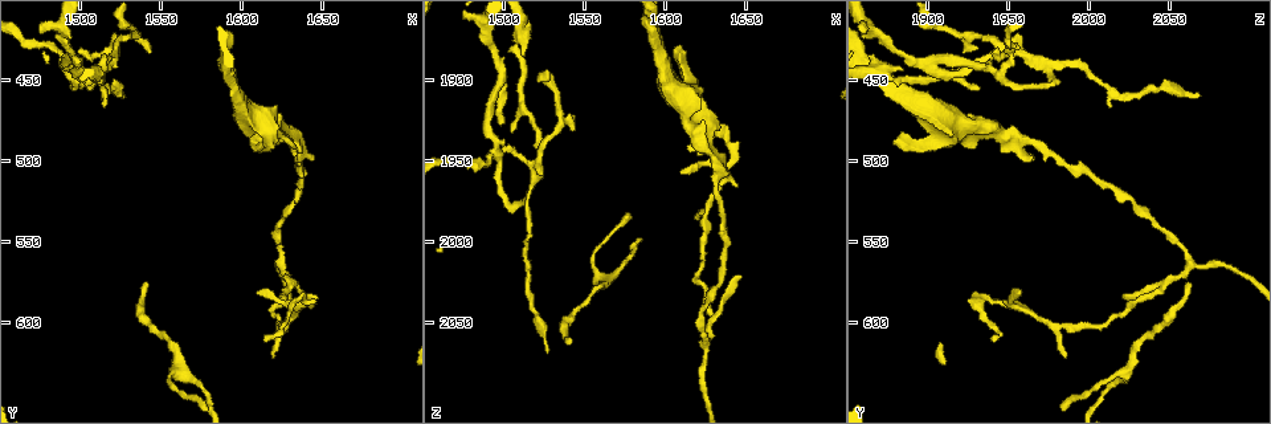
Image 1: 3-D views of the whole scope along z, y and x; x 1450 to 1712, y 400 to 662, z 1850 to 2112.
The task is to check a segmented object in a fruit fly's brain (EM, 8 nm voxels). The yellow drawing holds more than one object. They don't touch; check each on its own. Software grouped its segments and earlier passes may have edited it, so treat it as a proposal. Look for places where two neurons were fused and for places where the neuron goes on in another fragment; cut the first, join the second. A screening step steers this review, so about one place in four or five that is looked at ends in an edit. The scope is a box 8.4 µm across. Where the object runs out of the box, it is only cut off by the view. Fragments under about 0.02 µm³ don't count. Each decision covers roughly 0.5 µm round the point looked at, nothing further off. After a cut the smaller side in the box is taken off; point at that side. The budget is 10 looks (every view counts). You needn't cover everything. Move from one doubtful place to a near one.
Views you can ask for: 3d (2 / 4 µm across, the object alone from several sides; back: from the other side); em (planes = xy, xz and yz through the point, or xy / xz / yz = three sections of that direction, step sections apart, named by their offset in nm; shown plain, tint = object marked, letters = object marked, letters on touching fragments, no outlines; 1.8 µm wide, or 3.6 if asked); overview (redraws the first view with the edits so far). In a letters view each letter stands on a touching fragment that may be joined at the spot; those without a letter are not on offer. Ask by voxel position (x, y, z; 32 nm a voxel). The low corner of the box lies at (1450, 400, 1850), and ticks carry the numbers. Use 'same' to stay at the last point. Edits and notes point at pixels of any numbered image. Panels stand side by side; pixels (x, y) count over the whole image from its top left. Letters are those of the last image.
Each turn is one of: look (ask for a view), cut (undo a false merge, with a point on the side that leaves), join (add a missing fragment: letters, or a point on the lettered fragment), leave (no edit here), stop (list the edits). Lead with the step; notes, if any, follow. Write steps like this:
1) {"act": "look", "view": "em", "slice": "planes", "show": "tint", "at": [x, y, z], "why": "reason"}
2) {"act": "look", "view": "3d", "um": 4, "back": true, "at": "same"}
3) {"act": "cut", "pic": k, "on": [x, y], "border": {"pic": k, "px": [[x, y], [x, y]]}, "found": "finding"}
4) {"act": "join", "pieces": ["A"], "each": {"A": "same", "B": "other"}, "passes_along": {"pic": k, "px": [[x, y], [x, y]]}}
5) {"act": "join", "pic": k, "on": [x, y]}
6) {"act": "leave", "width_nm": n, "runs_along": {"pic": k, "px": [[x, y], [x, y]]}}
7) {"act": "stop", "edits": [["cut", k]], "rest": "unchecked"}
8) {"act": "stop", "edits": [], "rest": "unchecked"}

{"act": "look", "view": "3d", "um": 4, "back": true, "at": [1554, 606, 2036], "why": "a narrow waist"}

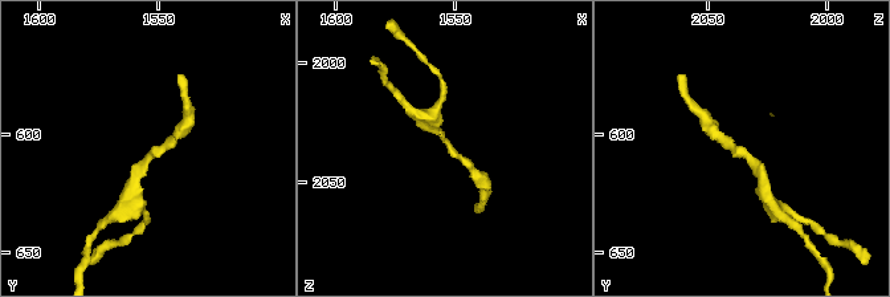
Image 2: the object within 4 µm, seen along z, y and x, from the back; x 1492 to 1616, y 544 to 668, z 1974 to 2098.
{"act": "look", "view": "em", "um": 3.6, "slice": "planes", "show": "tint", "at": [1553, 608, 2036]}

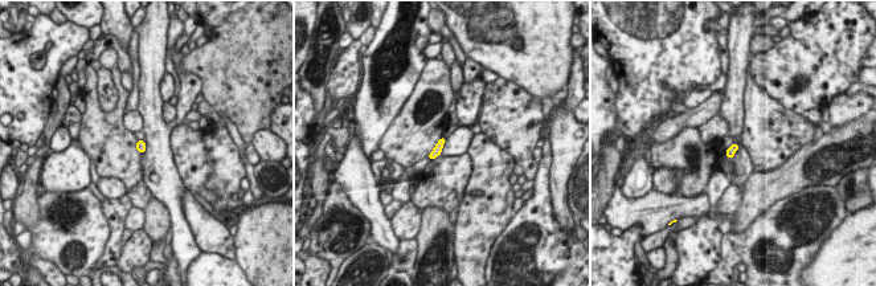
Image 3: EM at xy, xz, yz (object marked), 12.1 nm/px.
{"act": "look", "view": "em", "um": 3.6, "slice": "planes", "show": "letters", "at": "same"}

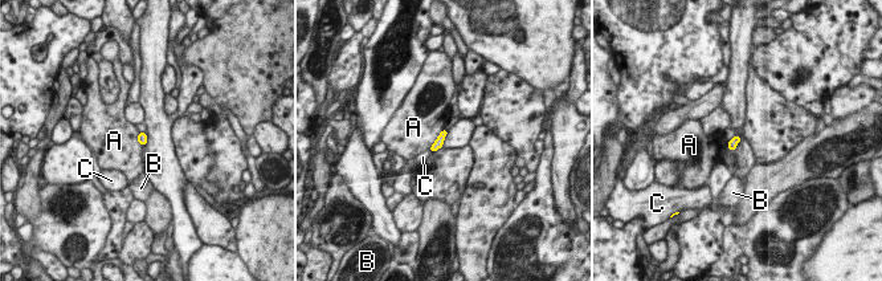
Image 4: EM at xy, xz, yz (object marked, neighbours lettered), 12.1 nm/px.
{"act": "leave", "each": {"A": "other", "B": "other", "C": "other"}, "border": {"pic": 4, "px": [[441, 130], [429, 147]]}, "found": "all the same neuron"}

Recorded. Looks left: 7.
{"act": "look", "view": "3d", "um": 2, "at": [1610, 490, 1878], "why": "branch stops here"}

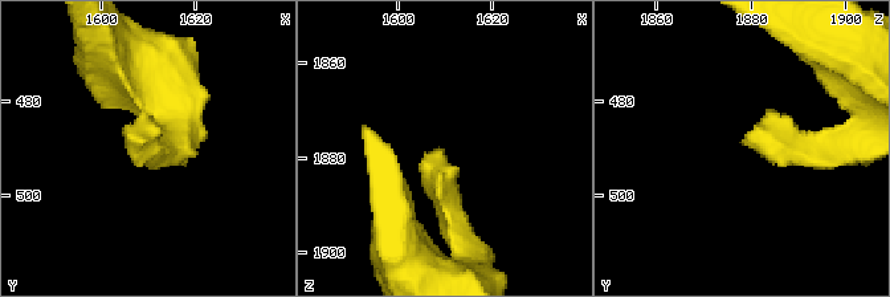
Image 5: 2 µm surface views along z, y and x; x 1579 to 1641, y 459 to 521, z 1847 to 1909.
{"act": "look", "view": "em", "slice": "yz", "step": 8, "show": "tint", "at": [1608, 489, 1878]}

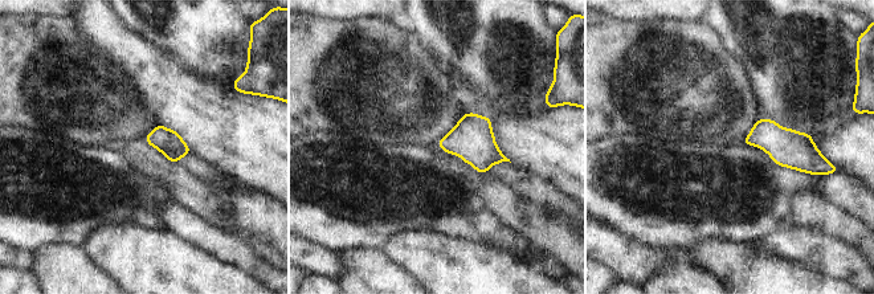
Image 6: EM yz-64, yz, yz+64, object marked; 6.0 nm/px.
{"act": "look", "view": "em", "slice": "planes", "show": "letters", "at": "same"}

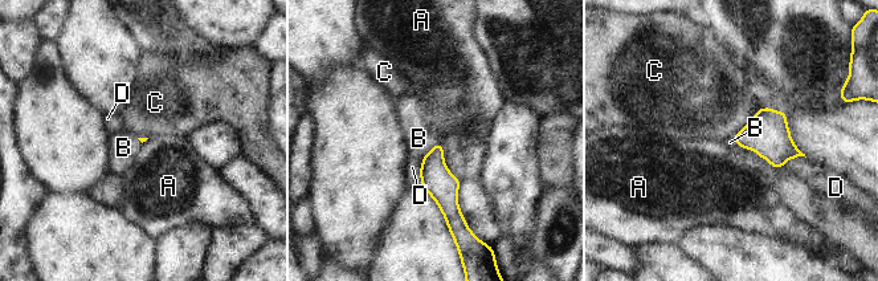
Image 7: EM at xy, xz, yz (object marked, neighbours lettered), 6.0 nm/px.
{"act": "leave", "each": {"A": "other", "B": "other", "C": "other", "D": "other"}, "border": {"pic": 7, "px": [[438, 142], [421, 158]]}, "found": "none of them fits"}

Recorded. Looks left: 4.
{"act": "look", "view": "3d", "um": 4, "at": [1624, 562, 2062], "why": "three-way junction"}

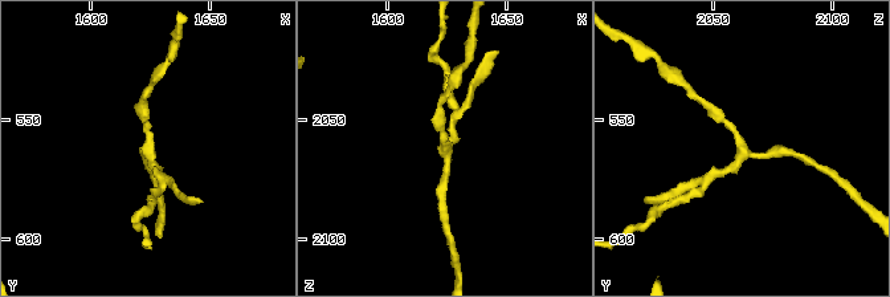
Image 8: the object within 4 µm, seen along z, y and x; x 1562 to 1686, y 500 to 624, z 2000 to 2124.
{"act": "look", "view": "em", "slice": "planes", "show": "tint", "at": [1625, 564, 2063], "arms": 3}

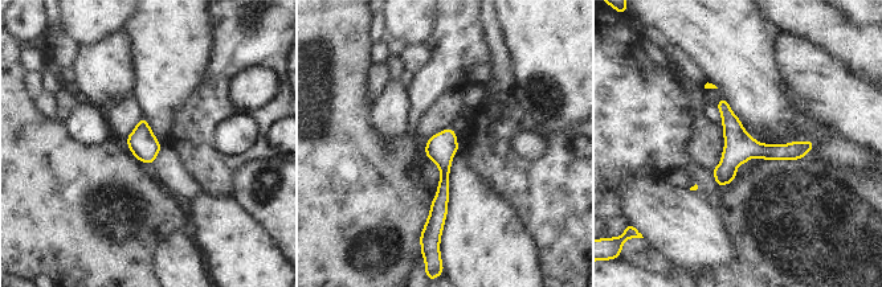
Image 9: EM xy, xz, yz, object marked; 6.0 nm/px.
{"act": "look", "view": "em", "slice": "planes", "show": "letters", "at": "same"}

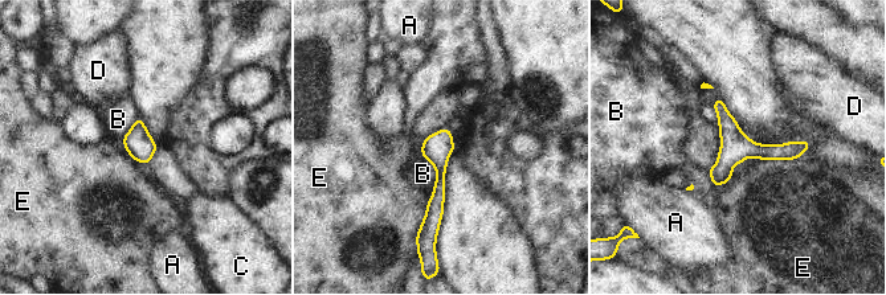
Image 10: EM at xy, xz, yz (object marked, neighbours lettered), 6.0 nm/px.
{"act": "leave", "width_nm": 170, "each": {"A": "other", "B": "other", "C": "other", "D": "other", "E": "other"}, "border": {"pic": 10, "px": [[423, 156], [436, 173], [427, 200]]}, "found": "one neuron here"}

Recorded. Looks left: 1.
{"act": "stop", "edits": [], "rest": "unchecked"}

